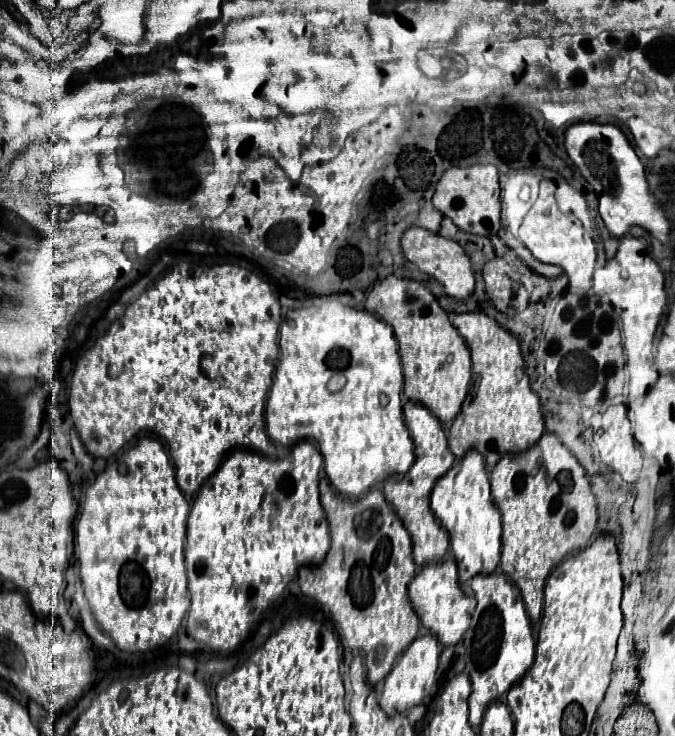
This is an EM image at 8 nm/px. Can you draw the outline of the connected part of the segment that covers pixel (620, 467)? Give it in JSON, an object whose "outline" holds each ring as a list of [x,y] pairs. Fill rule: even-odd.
{"outline":[[[612,406],[606,412],[596,414],[590,426],[594,430],[594,442],[598,444],[600,458],[610,472],[620,474],[626,482],[636,482],[642,470],[642,456],[632,442],[624,406]]]}

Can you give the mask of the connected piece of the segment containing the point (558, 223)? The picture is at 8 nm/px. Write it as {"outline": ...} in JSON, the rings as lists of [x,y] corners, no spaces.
{"outline":[[[542,180],[538,200],[534,202],[530,212],[522,220],[520,240],[524,242],[524,246],[532,252],[532,256],[538,262],[560,266],[566,272],[566,276],[568,276],[568,280],[574,288],[590,290],[592,272],[594,272],[594,264],[596,264],[594,240],[590,238],[590,234],[586,234],[580,220],[576,220],[576,218],[558,210],[554,192],[556,192],[556,186],[550,180]]]}

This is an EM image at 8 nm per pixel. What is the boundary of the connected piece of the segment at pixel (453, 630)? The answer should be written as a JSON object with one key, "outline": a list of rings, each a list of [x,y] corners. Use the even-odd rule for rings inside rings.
{"outline":[[[444,560],[440,564],[428,564],[424,566],[414,580],[410,582],[410,602],[414,612],[418,614],[422,626],[434,634],[444,646],[458,644],[472,620],[472,612],[476,608],[476,600],[472,594],[464,594],[458,582],[458,568],[454,560]]]}

